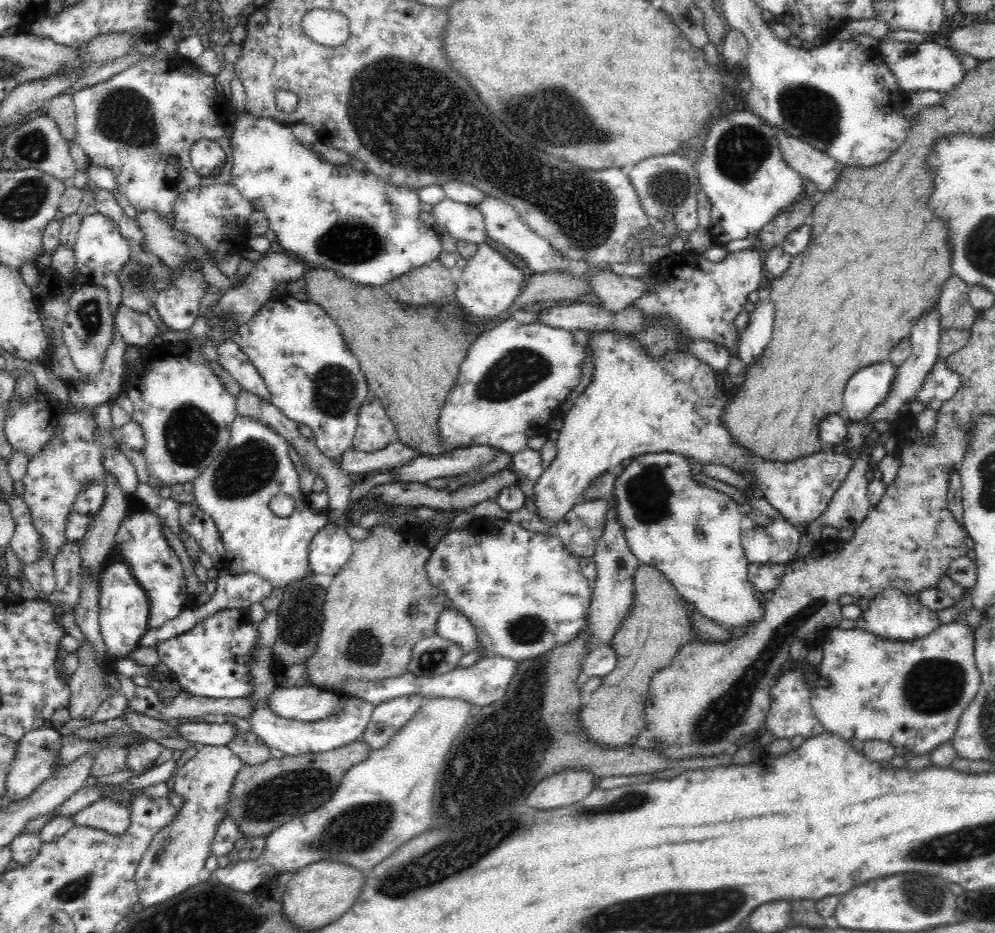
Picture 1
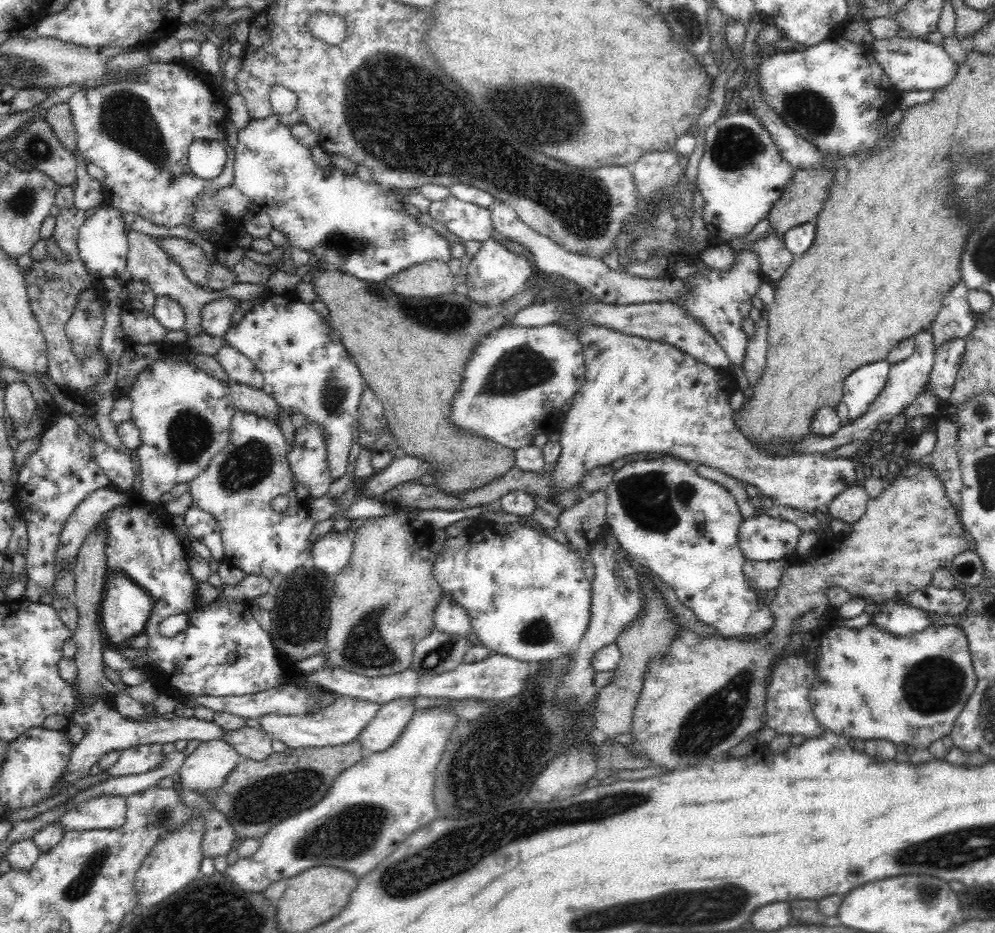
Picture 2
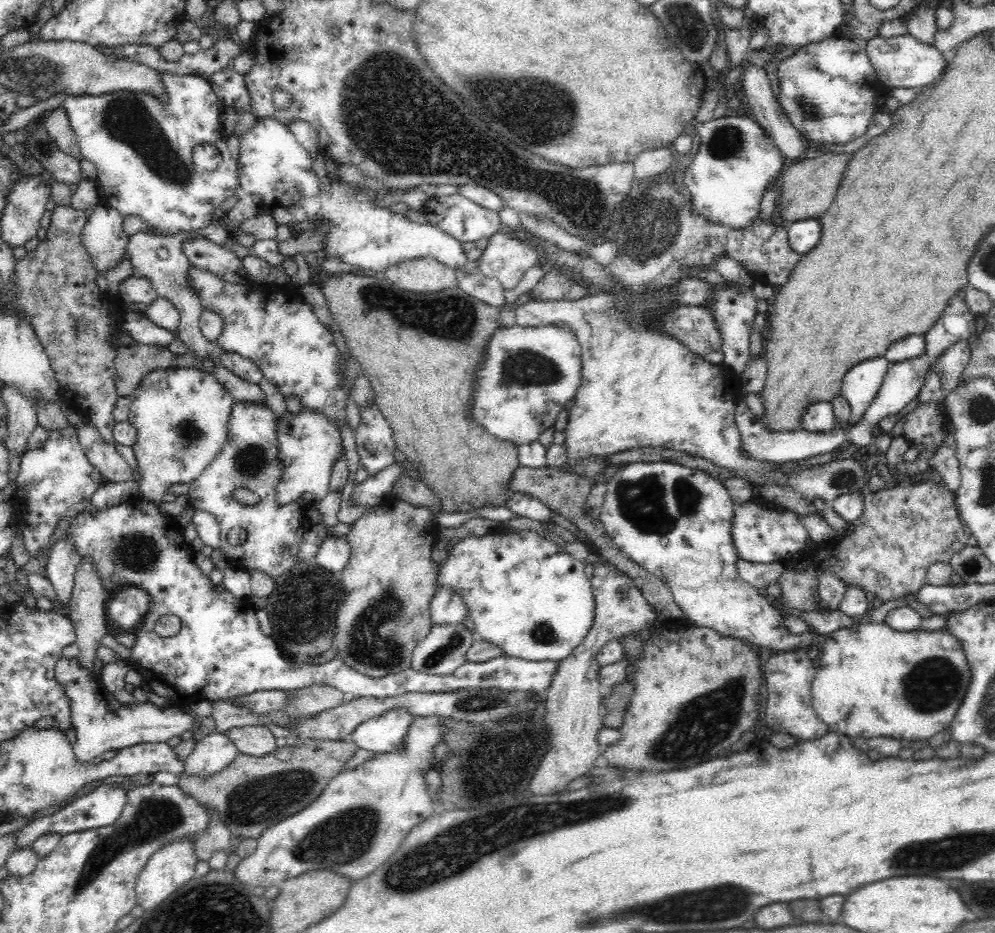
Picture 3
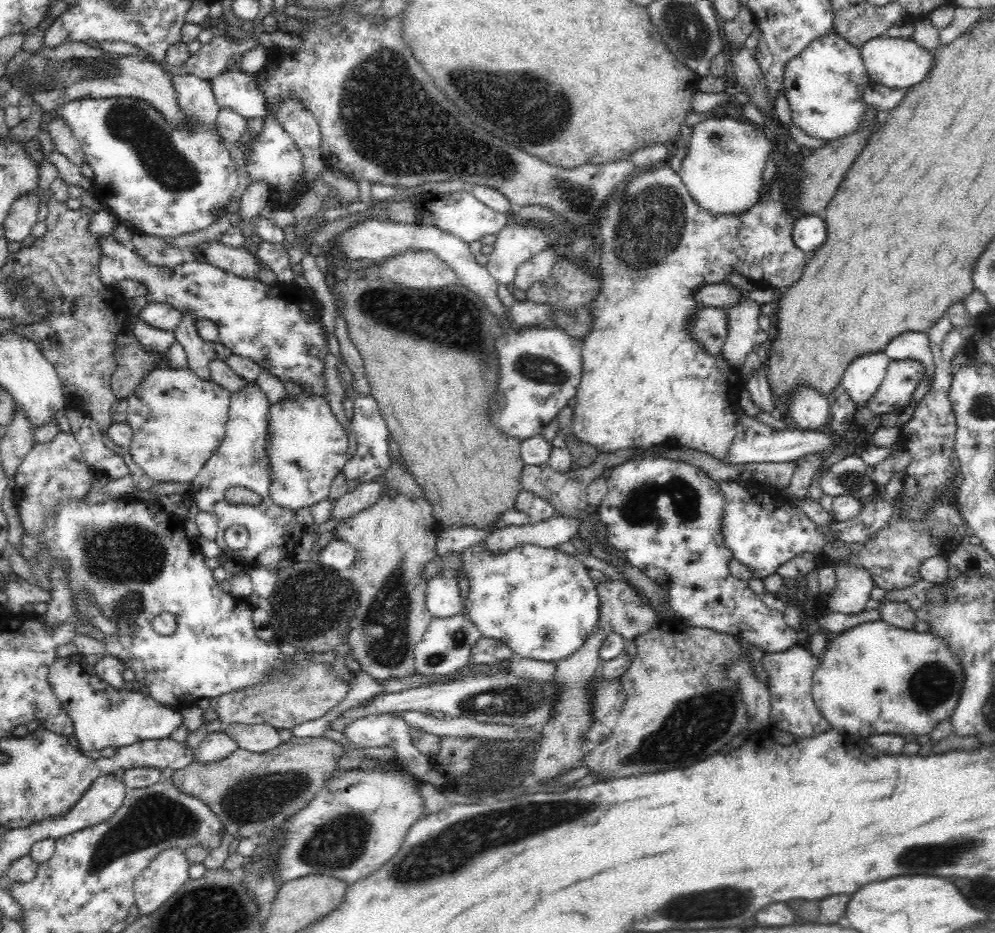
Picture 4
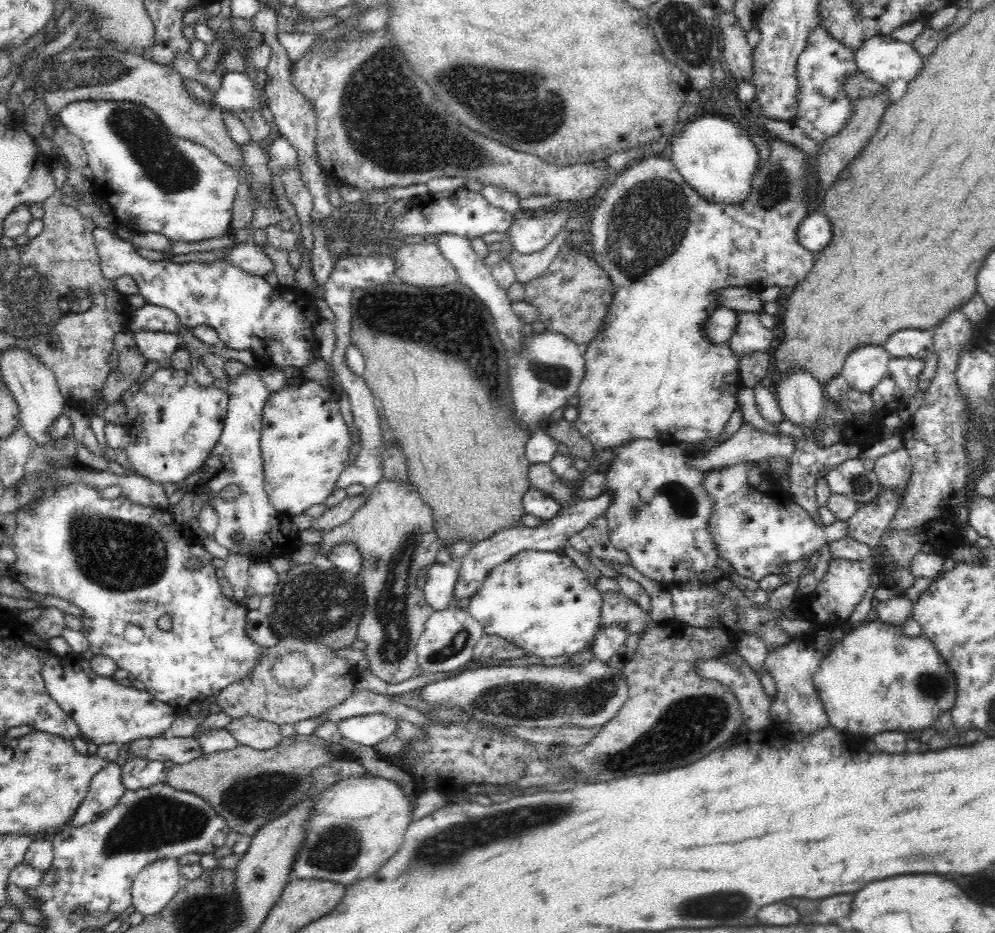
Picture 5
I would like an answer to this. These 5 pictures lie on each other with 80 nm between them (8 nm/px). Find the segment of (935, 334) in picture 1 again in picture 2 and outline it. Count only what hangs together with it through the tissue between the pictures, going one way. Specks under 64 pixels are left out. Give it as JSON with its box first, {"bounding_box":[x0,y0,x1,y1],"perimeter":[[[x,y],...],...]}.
{"bounding_box":[793,327,935,454],"perimeter":[[[931,327],[920,328],[916,334],[912,336],[914,341],[914,350],[906,360],[900,361],[896,365],[892,365],[889,370],[888,382],[883,387],[882,392],[876,397],[876,400],[870,405],[870,408],[860,417],[854,419],[849,425],[840,427],[838,432],[827,437],[820,437],[818,435],[810,435],[803,441],[796,443],[793,446],[793,452],[796,454],[804,454],[810,452],[828,452],[835,446],[842,446],[848,442],[859,442],[859,444],[866,448],[870,442],[872,432],[878,428],[880,422],[890,422],[892,418],[901,414],[902,410],[910,406],[917,396],[920,396],[927,387],[927,381],[930,376],[933,364],[935,363],[934,337],[932,336]]]}

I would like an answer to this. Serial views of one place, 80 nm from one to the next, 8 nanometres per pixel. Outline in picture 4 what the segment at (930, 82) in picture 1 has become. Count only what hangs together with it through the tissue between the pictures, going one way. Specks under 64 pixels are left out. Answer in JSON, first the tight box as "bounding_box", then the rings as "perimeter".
{"bounding_box":[861,34,935,89],"perimeter":[[[886,34],[864,43],[861,55],[870,80],[891,89],[909,89],[920,84],[924,79],[927,79],[935,63],[934,52],[918,46],[911,37],[888,37]]]}

